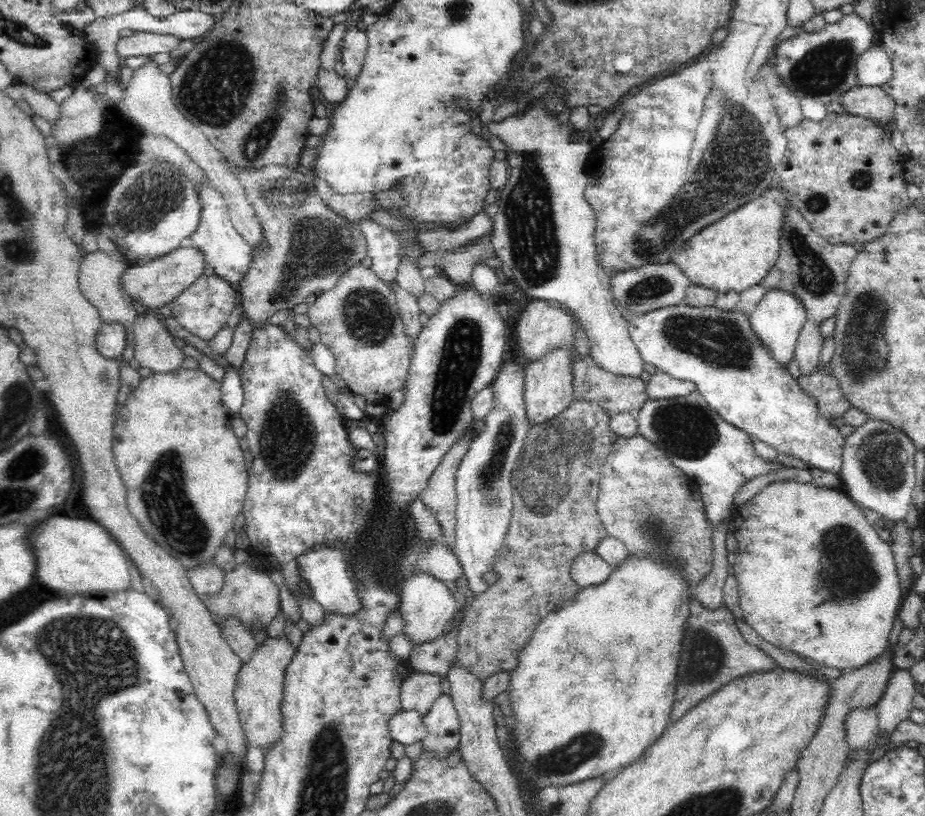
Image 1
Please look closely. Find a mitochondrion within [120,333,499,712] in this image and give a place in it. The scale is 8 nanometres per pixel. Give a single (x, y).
(175, 520)

